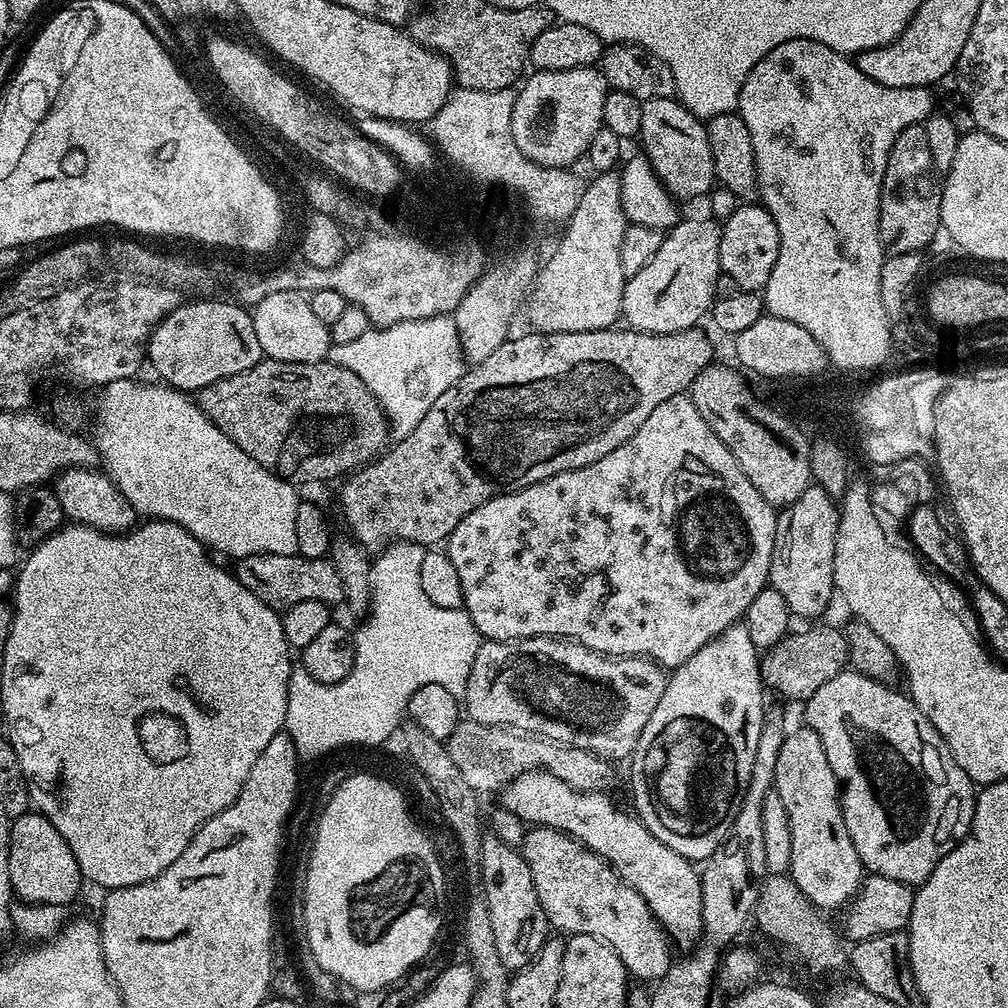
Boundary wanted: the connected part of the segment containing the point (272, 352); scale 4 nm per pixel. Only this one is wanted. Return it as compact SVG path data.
M298 290L268 292L252 310L252 321L261 353L276 361L316 364L325 359L331 348L331 329L319 321L310 309L307 297Z

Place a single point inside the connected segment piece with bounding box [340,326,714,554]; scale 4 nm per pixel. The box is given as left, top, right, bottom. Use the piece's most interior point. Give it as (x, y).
(550, 402)

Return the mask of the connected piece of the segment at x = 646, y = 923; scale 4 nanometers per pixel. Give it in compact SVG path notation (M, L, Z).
M539 826L525 831L522 855L530 866L538 902L542 902L542 910L555 931L557 928L564 932L560 934L568 936L590 934L606 942L622 958L629 977L655 982L666 974L674 962L668 933L656 923L642 894L620 879L602 857L595 856L565 832Z

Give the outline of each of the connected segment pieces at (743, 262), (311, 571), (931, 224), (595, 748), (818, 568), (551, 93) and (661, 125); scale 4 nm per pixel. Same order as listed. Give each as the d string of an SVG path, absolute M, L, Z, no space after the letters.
M744 202L722 220L720 230L720 270L738 282L741 292L763 293L770 282L774 262L778 262L780 235L774 218L759 202Z
M268 554L262 556L246 556L235 561L234 575L254 598L262 598L266 606L277 610L286 610L290 606L298 606L304 602L322 602L329 606L343 605L344 594L342 579L331 559L307 560L302 555L286 556L284 554Z
M923 124L904 128L890 146L890 158L880 187L880 241L892 252L920 252L927 249L941 231L941 181L930 156Z
M536 637L533 640L519 642L484 642L474 658L474 666L470 666L470 678L466 682L466 690L462 697L463 707L469 721L477 724L493 726L515 726L528 734L539 734L549 740L557 740L559 744L571 744L574 748L586 748L597 754L608 752L631 752L638 746L638 738L642 738L642 730L646 730L646 722L650 722L650 714L654 714L654 706L658 706L658 698L662 698L666 683L665 669L659 664L643 658L605 658L598 652L591 652L586 646L575 640L561 640L551 637Z
M809 486L802 498L798 498L783 514L777 515L768 584L786 598L793 617L812 620L827 610L832 596L834 600L834 546L839 521L840 513L834 497L819 486Z
M599 67L575 68L574 70L550 70L549 72L531 73L528 81L525 79L519 85L516 92L516 101L512 111L512 133L514 142L530 162L534 162L543 168L567 168L573 167L575 160L585 159L590 141L594 134L604 127L602 118L602 106L606 102L606 94L610 90L604 75Z
M667 96L643 101L638 143L644 147L644 159L650 162L654 174L673 201L696 200L699 196L704 198L712 192L717 178L705 121L679 100Z

